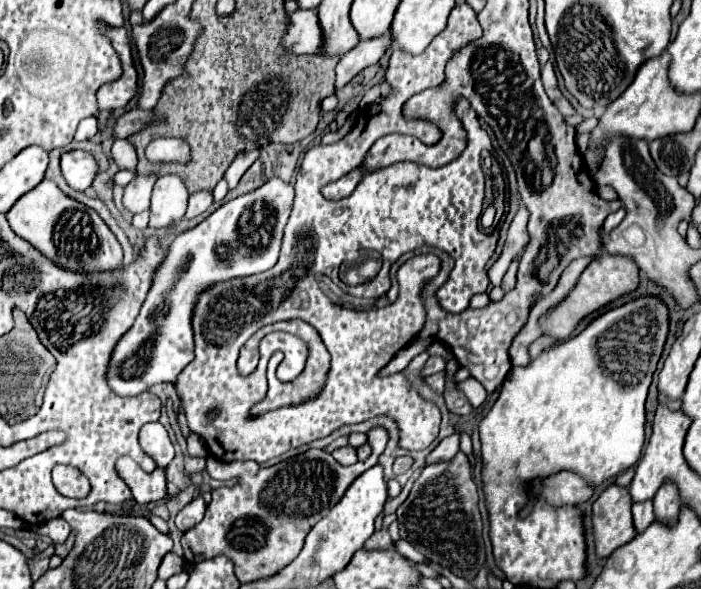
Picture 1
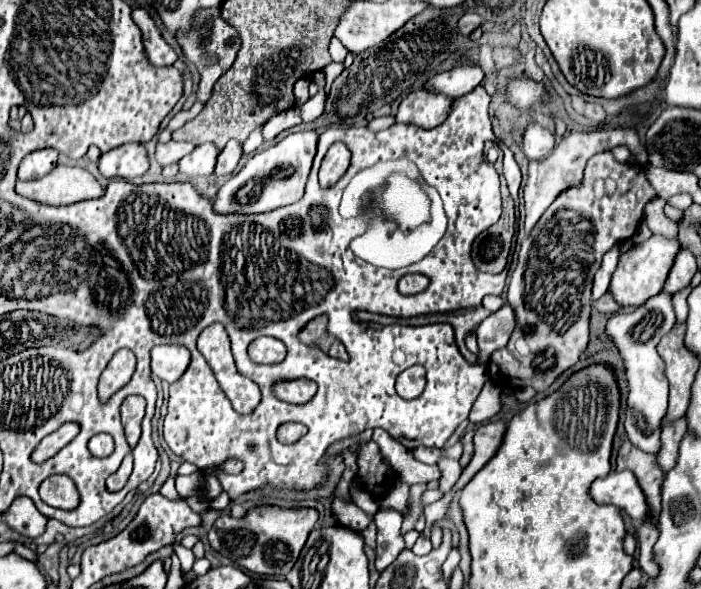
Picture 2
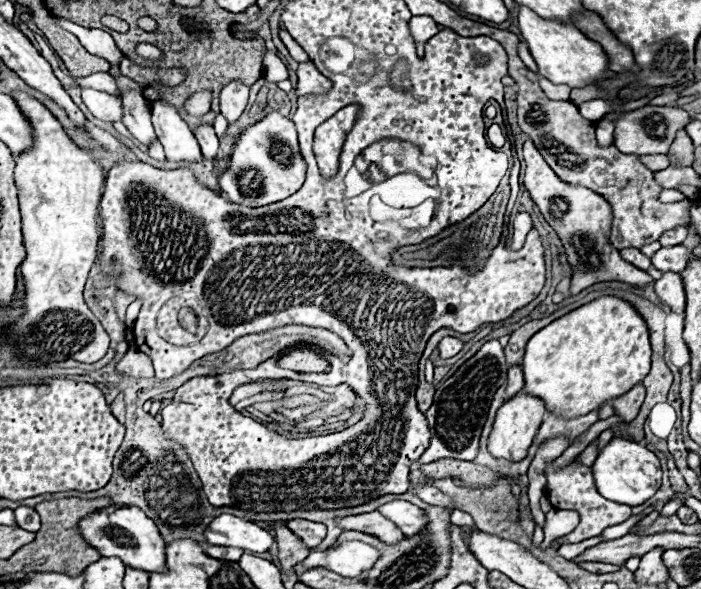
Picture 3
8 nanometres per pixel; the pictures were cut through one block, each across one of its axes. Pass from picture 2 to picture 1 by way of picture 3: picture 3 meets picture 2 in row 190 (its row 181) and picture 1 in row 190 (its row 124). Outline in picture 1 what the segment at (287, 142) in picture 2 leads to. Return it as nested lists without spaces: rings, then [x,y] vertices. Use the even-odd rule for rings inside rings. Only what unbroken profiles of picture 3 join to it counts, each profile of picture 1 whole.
[[[274,176],[260,188],[224,202],[194,228],[176,236],[170,244],[166,266],[154,278],[154,286],[142,304],[134,326],[120,338],[110,360],[108,382],[120,396],[136,396],[158,382],[174,384],[178,374],[194,360],[190,310],[202,286],[238,276],[270,270],[278,260],[282,230],[288,222],[294,186]]]

